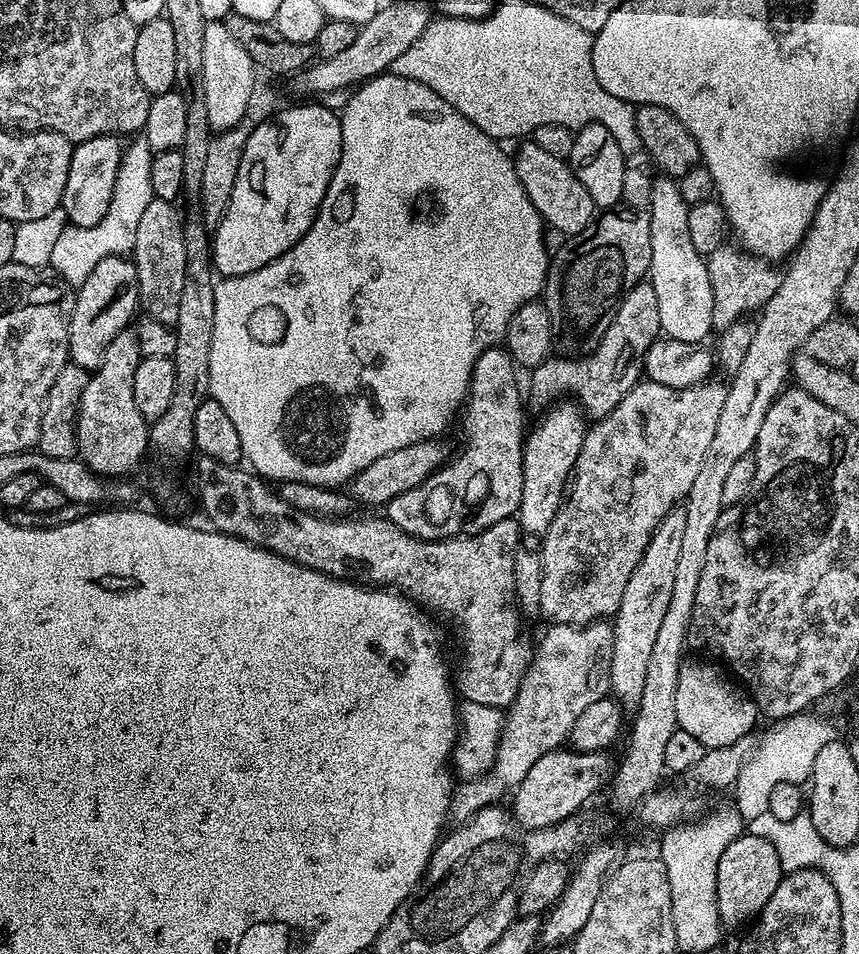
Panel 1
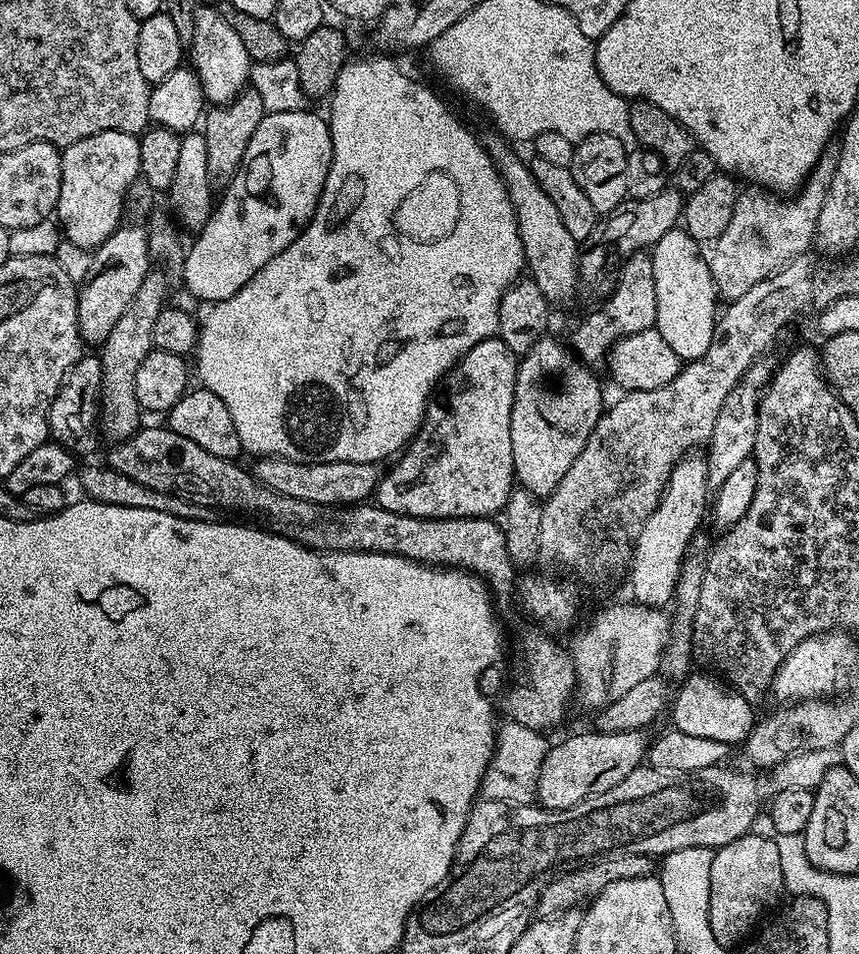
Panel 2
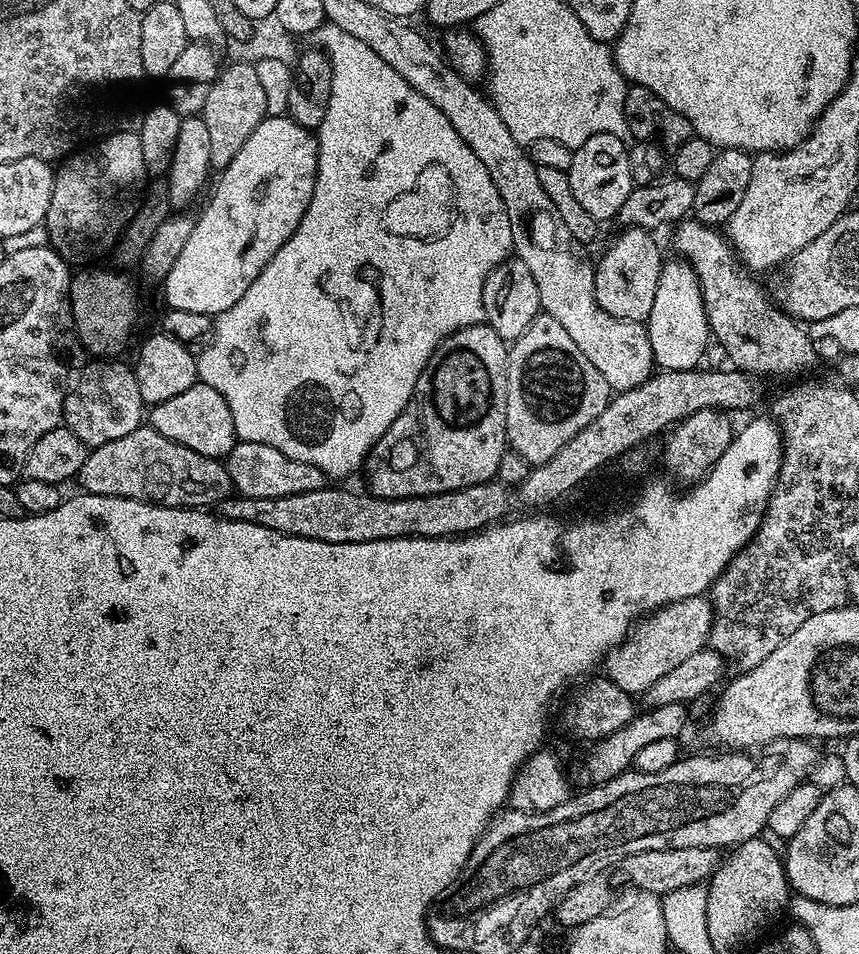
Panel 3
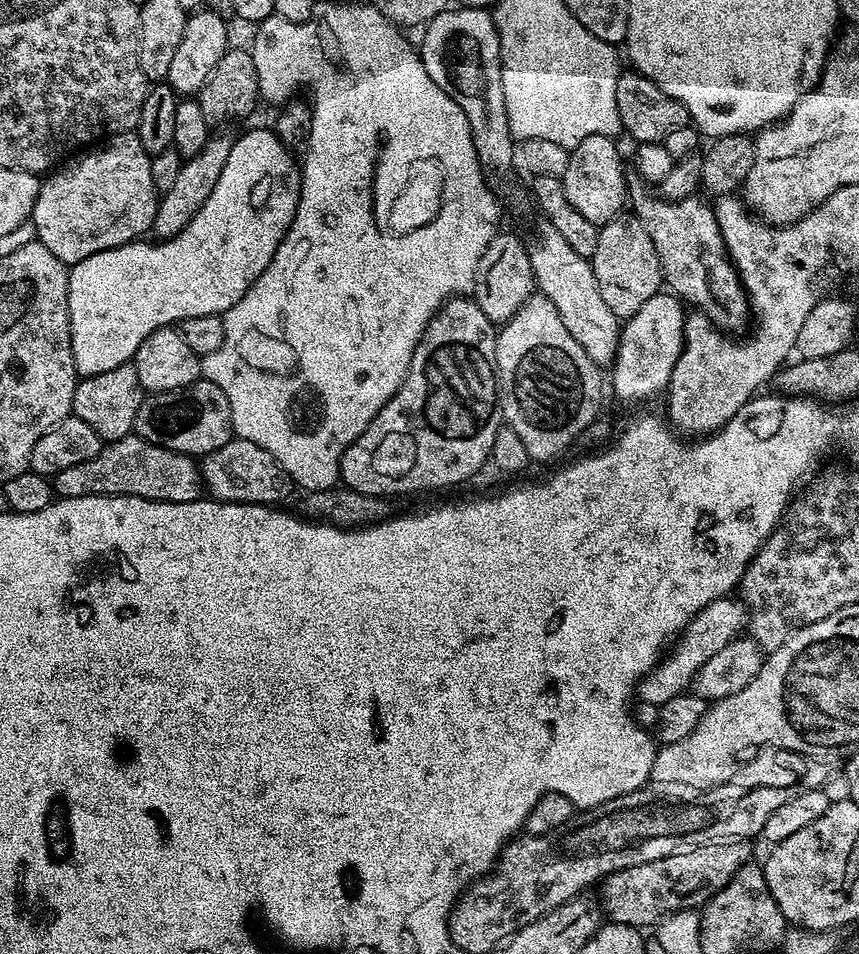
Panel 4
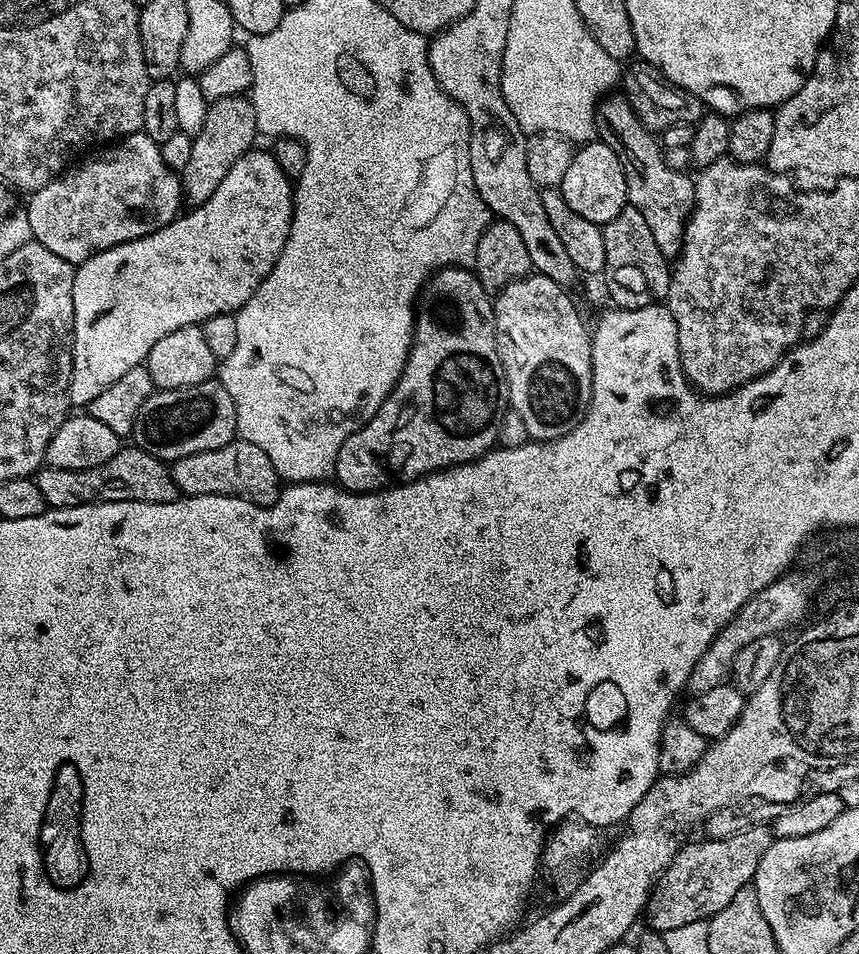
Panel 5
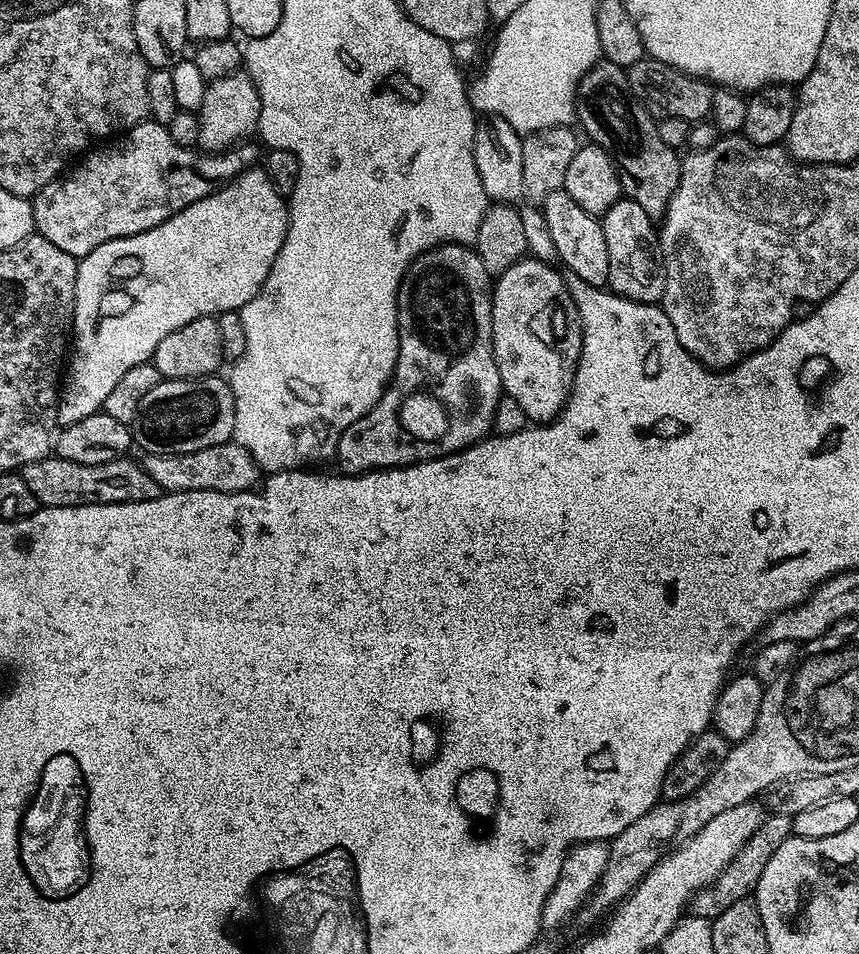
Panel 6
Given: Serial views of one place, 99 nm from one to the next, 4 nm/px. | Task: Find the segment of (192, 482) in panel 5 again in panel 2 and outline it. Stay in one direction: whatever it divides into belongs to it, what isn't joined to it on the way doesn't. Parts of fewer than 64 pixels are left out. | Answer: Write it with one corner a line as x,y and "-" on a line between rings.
262,456
255,463
256,465
251,465
250,471
258,483
265,484
278,494
325,506
355,506
365,503
379,489
382,475
381,465
376,462
305,464
302,460
287,460
281,456

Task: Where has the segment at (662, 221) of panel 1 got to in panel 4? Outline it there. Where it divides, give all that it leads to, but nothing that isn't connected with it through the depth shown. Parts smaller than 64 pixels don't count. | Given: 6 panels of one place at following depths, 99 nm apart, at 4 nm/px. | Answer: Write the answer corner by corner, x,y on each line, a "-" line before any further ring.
657,294
651,296
649,300
644,303
642,306
642,310
638,310
635,314
630,317
627,317
626,323
623,325
622,333
620,335
620,349
616,352
616,359
614,361
614,369
616,368
616,373
613,374
612,380
610,376
610,388
616,391
616,396
620,400
648,400
651,396
656,396
665,391
667,389
668,383
670,382
670,378
672,377
672,371
674,370
674,366
678,362
678,358
680,357
680,352
684,349
684,318
686,315
686,308
683,303
675,295
667,294
668,296
664,296
665,294

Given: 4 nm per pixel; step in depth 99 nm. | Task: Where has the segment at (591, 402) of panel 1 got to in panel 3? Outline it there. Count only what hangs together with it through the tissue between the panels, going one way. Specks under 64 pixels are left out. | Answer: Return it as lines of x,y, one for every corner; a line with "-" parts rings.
647,228
623,229
624,233
604,252
595,265
594,294
598,306
614,318
647,321
658,294
658,278
662,267
660,248

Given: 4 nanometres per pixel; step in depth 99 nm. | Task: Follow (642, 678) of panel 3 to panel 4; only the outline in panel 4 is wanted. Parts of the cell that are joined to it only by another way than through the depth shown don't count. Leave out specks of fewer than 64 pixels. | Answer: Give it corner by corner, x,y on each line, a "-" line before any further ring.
725,598
710,602
698,615
688,623
687,628
680,633
678,639
671,645
670,651
661,659
660,663
640,681
638,696
654,705
670,702
670,698
680,696
689,691
692,680
732,640
737,639
748,627
748,609
744,601
739,598

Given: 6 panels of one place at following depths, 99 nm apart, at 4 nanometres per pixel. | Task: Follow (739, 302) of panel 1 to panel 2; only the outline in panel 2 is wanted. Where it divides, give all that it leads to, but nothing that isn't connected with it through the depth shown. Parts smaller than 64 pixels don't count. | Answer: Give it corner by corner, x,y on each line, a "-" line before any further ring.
824,151
820,161
808,173
807,180
791,198
781,198
764,190
741,191
737,195
730,223
711,245
712,256
707,257
708,269
721,301
742,298
746,290
758,286
758,282
770,278
779,268
785,268
794,258
805,255
813,247
818,214
834,178
836,157
835,151

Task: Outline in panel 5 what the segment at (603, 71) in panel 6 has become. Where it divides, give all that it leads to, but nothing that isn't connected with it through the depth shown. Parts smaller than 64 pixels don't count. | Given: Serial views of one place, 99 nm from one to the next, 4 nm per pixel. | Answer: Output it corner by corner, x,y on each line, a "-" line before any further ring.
612,94
596,105
596,130
599,139
604,141
614,154
618,154
618,162
622,162
622,174
626,174
626,194
628,204
646,218
646,226
650,226
650,234
654,234
654,242
658,242
658,250
666,258
680,255
680,245
684,242
684,226
692,207
696,205
696,186
688,172
674,170
674,166
666,166
664,148
661,141
644,128
628,105
623,95

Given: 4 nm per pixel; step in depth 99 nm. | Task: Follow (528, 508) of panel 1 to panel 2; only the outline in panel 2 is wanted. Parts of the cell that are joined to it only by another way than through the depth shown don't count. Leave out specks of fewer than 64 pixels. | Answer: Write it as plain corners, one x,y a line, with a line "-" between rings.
545,334
528,352
519,357
516,366
514,406
510,414
510,450
514,454
514,480
519,487
537,498
547,498
566,478
566,470
574,466
574,458
582,454
601,412
605,411
604,392
591,367
564,348
551,335

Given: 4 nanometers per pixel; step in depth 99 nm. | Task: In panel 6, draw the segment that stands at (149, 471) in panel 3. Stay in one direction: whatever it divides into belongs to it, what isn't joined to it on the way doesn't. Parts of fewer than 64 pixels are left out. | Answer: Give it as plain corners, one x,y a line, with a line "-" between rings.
49,454
44,460
30,462
26,467
20,469
18,475
30,486
30,494
34,494
37,505
45,508
73,508
80,503
85,504
125,504
126,502
146,502
158,498
162,494
158,482
146,474
143,463
136,464
129,458
111,460
102,466
82,466
78,462
64,460
55,454

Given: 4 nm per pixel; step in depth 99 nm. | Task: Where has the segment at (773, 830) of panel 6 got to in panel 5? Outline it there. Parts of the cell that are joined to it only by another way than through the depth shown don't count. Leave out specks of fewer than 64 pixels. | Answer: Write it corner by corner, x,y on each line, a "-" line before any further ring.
754,824
737,836
707,839
701,844
681,846
652,888
646,905
647,927
651,931
675,934
679,928
691,928
722,910
738,890
755,881
758,862
762,862
762,854
770,850
774,833
767,824

